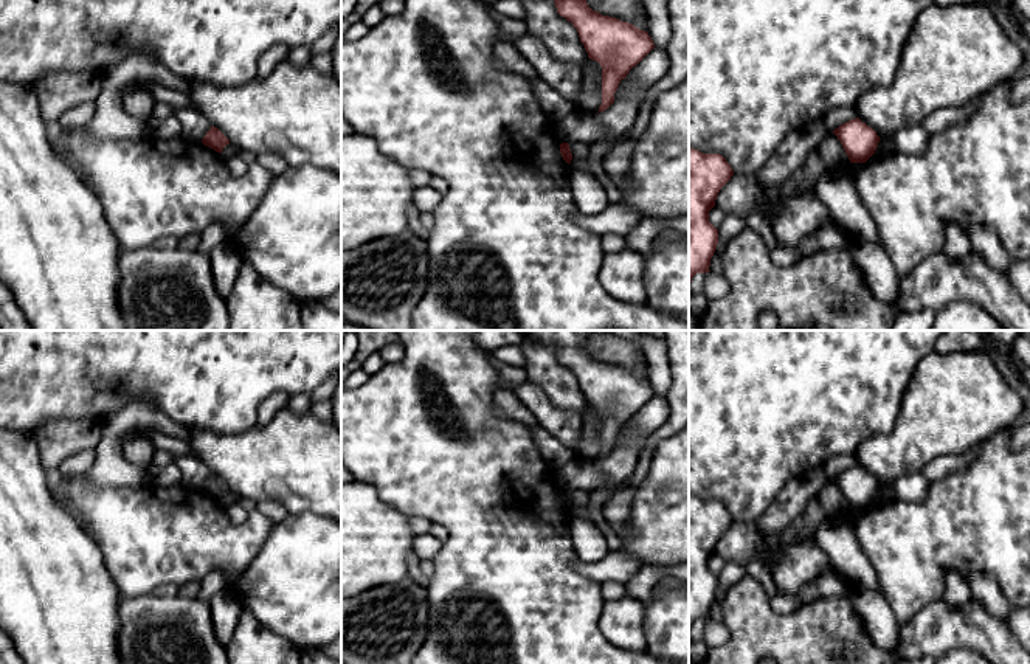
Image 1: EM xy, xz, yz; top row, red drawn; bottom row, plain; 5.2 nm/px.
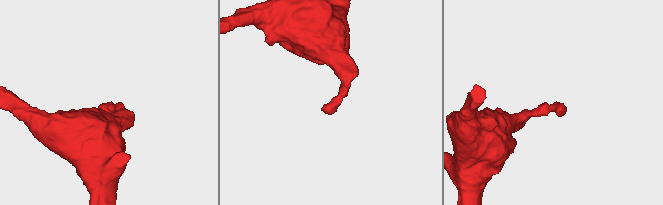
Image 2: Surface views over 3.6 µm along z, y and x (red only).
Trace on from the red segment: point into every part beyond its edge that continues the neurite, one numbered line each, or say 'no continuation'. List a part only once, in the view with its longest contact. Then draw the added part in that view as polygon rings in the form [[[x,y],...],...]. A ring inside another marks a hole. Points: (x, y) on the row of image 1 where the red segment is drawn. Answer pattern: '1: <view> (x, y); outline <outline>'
no continuation

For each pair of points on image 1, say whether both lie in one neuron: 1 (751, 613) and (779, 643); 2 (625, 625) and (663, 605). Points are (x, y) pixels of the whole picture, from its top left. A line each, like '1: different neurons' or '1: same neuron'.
1: same neuron
2: different neurons

